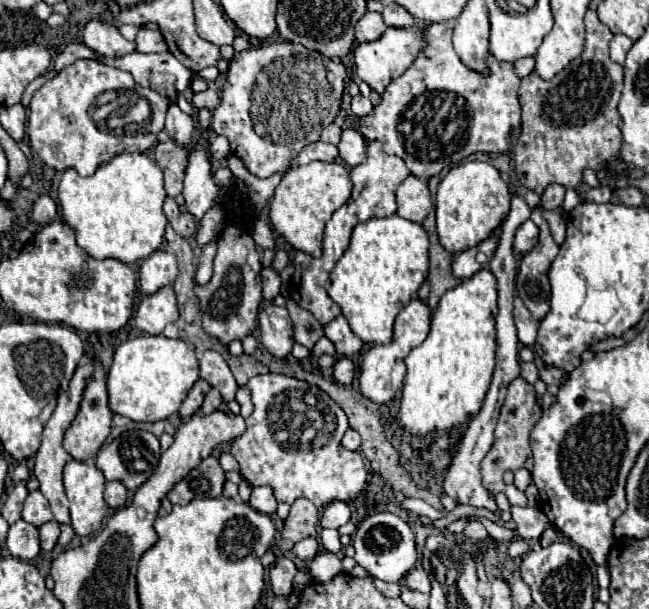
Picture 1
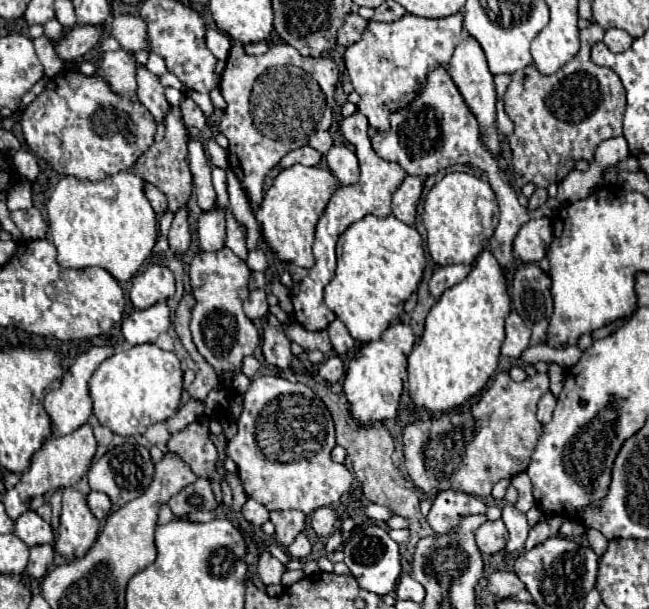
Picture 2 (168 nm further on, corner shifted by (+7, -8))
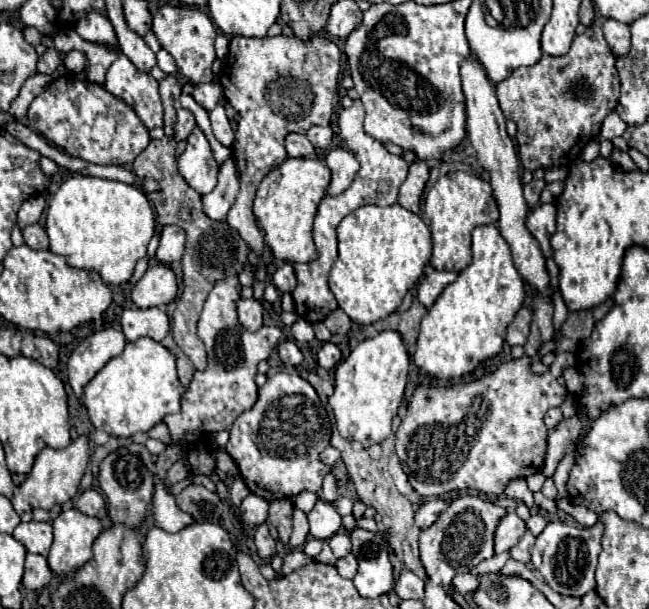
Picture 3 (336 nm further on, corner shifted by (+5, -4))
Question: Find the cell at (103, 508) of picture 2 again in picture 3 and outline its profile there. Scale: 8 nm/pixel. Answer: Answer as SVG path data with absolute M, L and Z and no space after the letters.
M87 489L79 495L77 499L77 509L83 513L83 515L89 515L89 517L97 517L97 519L103 519L107 515L107 507L105 507L105 499L99 491L95 489Z

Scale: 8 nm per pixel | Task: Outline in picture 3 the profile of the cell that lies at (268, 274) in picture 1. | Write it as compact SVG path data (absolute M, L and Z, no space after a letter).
M239 299L237 301L237 317L239 323L247 331L257 331L263 325L263 307L257 299Z

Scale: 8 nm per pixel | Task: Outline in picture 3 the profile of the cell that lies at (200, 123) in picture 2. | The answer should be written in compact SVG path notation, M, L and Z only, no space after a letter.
M179 109L179 111L177 111L177 119L175 119L175 133L173 133L173 139L175 139L175 141L187 139L189 133L193 131L193 127L195 127L195 117L191 115L191 111Z

